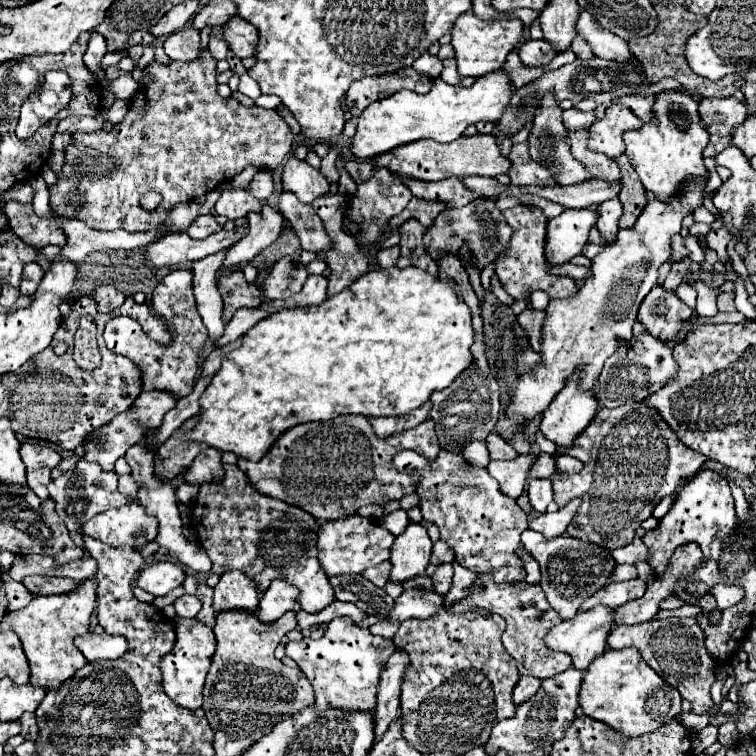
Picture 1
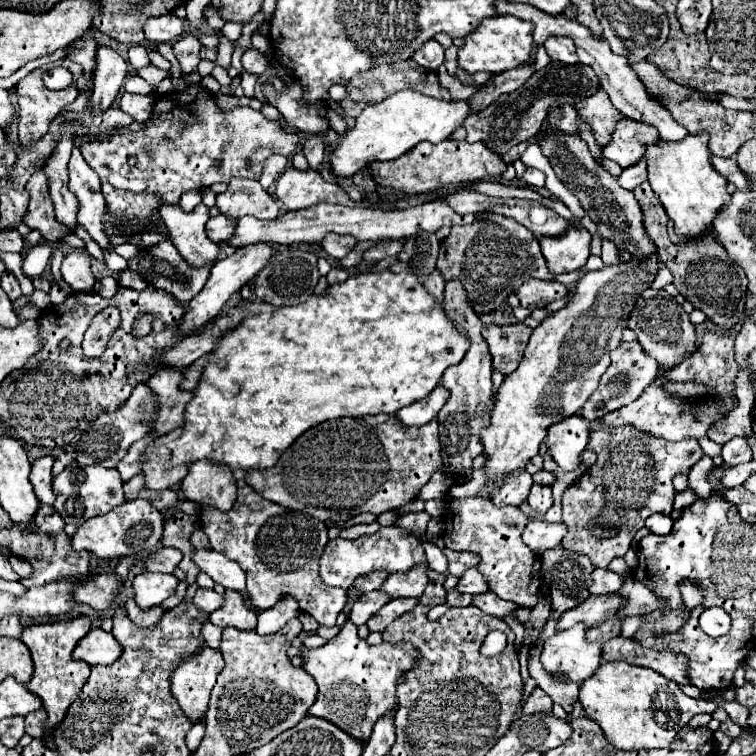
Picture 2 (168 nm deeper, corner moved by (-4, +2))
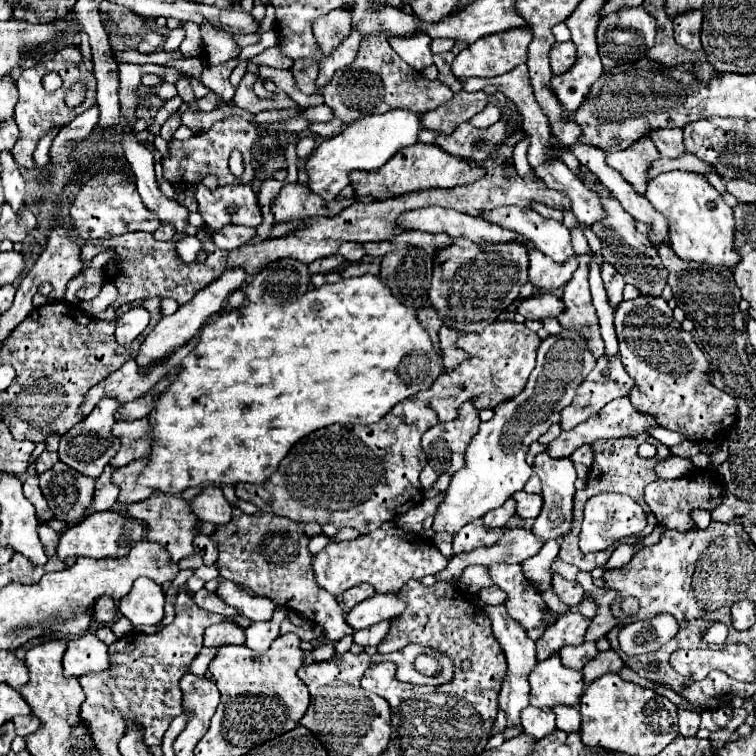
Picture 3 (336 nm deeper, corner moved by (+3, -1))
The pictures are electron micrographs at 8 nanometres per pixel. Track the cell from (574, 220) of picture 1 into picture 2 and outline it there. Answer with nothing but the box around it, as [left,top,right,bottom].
[539,227,591,273]

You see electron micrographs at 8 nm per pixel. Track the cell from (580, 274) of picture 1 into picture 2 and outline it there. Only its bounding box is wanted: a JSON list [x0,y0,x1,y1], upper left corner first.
[437,215,553,315]

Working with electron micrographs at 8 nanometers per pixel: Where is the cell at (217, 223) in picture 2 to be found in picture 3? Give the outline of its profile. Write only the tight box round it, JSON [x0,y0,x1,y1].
[210,226,256,250]

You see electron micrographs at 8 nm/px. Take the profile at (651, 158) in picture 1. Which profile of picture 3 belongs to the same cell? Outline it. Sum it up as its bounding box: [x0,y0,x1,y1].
[646,172,740,268]

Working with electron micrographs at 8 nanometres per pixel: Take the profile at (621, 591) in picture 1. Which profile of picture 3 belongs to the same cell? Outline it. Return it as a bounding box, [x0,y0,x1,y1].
[536,610,590,660]

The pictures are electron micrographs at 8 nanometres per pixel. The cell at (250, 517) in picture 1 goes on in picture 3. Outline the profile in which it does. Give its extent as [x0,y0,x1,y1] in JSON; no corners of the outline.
[210,506,354,640]

